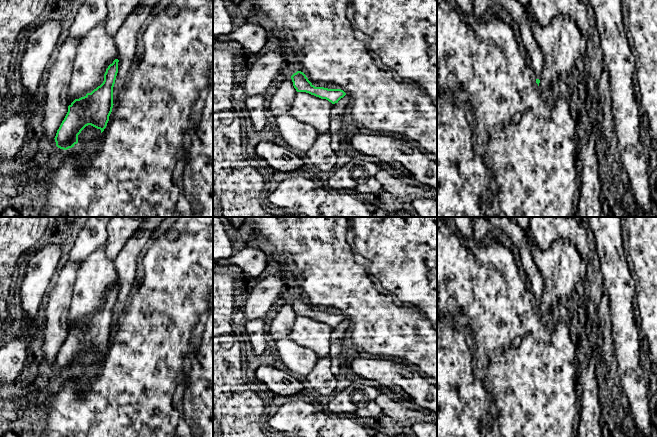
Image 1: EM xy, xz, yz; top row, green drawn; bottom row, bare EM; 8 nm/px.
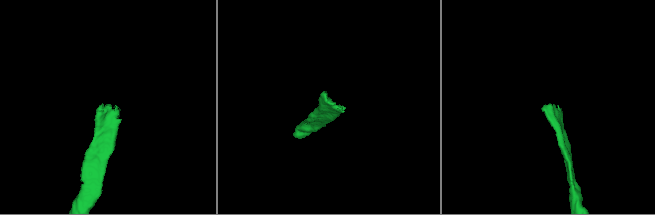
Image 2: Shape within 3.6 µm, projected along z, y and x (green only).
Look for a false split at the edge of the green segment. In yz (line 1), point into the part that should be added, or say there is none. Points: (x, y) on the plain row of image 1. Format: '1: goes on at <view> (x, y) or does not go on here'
1: does not go on here

